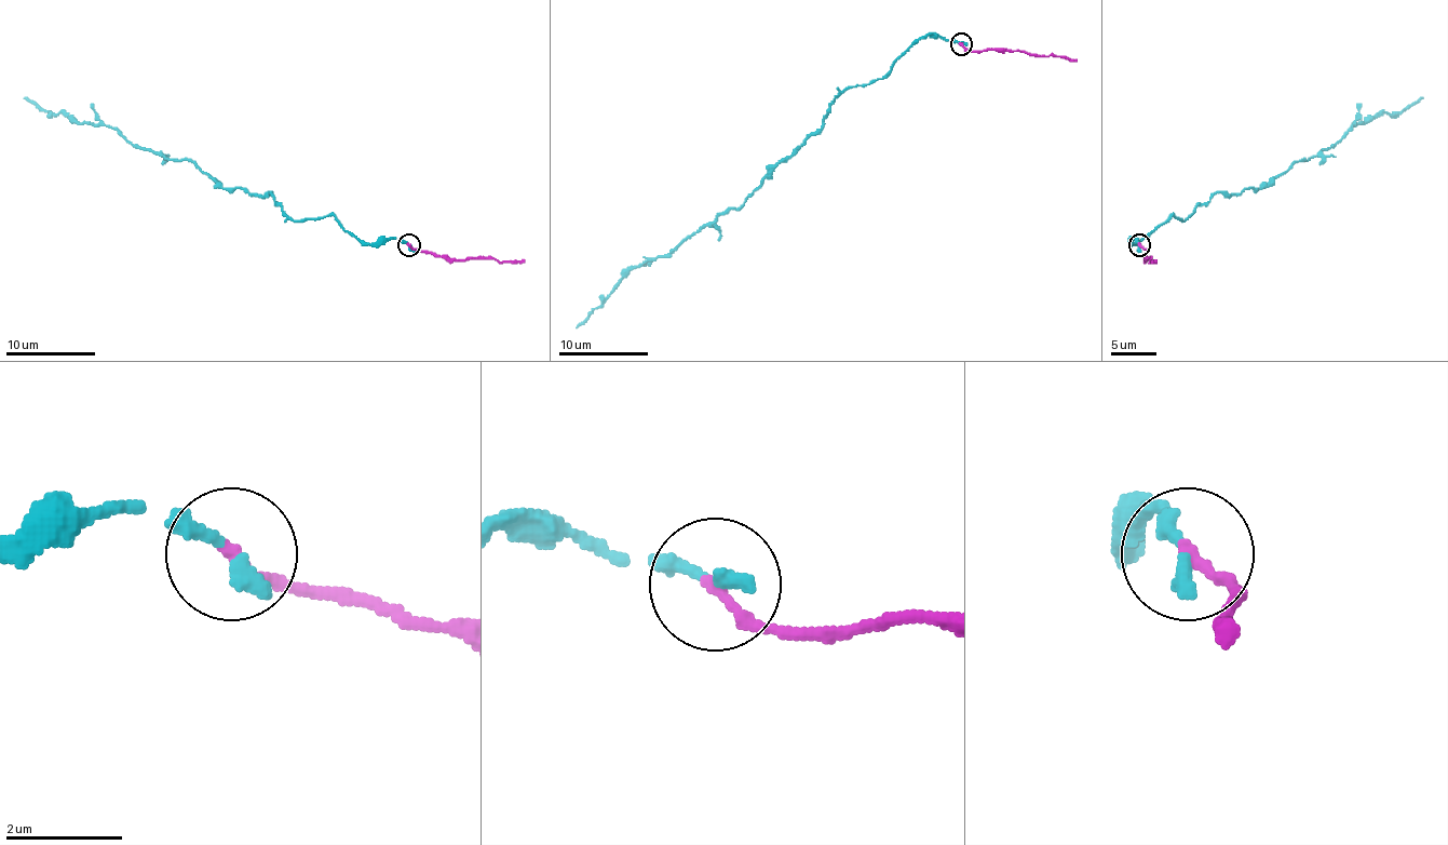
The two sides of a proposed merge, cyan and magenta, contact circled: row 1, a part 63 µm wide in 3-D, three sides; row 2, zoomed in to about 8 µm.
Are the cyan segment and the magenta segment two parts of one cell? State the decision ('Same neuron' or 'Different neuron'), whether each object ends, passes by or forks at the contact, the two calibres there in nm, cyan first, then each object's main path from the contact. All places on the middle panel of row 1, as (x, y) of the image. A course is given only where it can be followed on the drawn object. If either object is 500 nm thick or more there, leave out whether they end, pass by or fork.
Same neuron. At the ring cyan ends. At the ring magenta ends. Thickness 300 nm (cyan) against 220 nm. Course of cyan: (961, 43), (925, 35), (885, 75), (846, 88), (823, 124), (744, 202), (666, 256), (635, 265), (577, 327). Course of magenta: (961, 43), (969, 50), (1056, 54), (1076, 62)

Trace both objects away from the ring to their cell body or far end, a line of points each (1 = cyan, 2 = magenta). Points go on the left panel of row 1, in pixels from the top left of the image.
1: (409, 244), (357, 240), (333, 215), (293, 219), (270, 192), (224, 188), (192, 161), (49, 115), (24, 96)
2: (409, 244), (416, 251), (432, 251), (457, 260), (524, 260)

